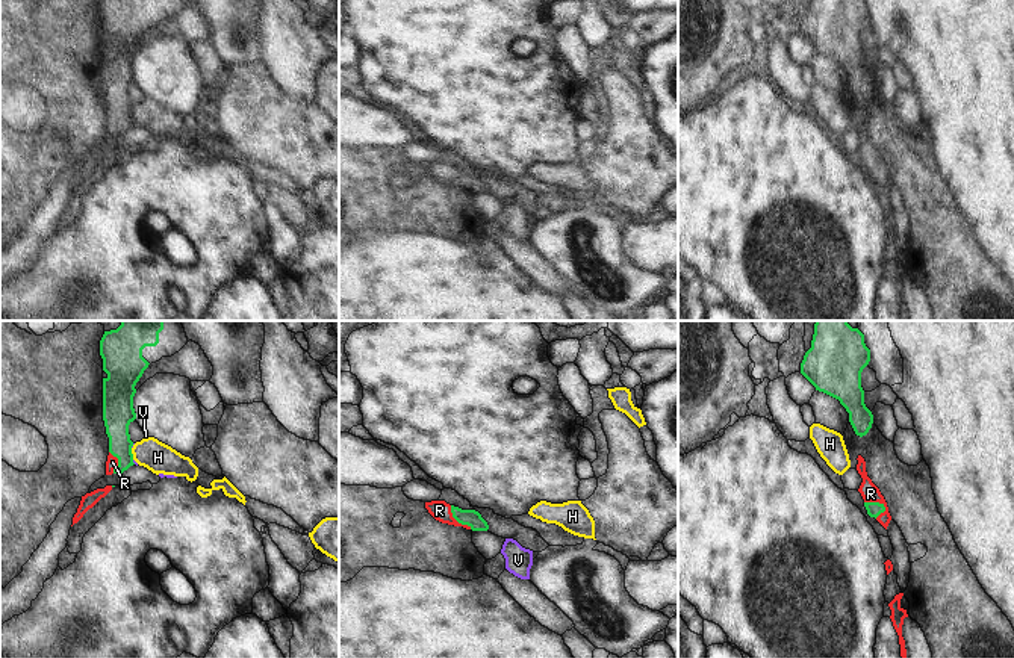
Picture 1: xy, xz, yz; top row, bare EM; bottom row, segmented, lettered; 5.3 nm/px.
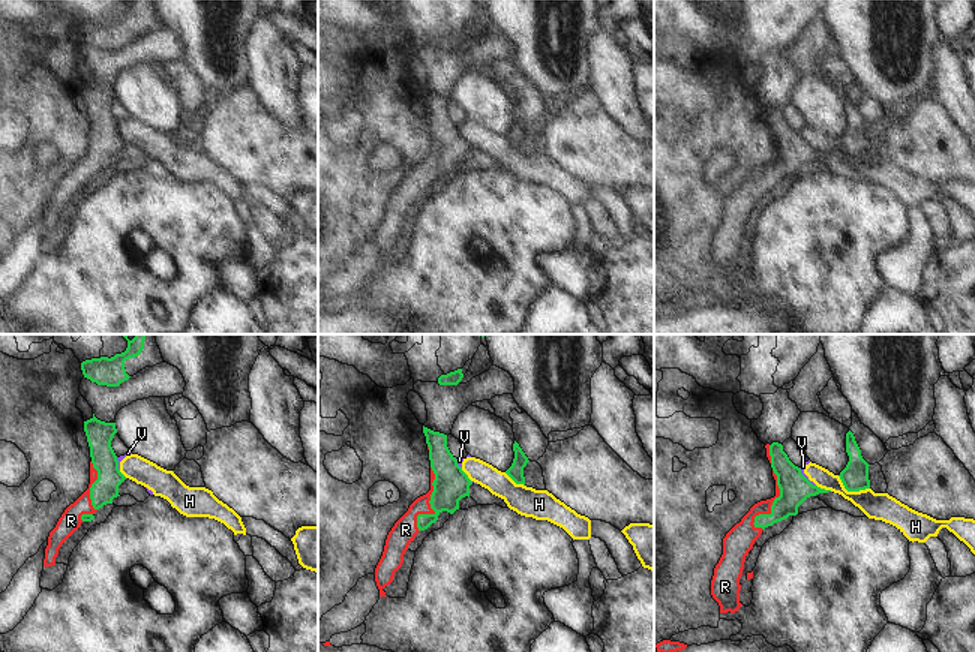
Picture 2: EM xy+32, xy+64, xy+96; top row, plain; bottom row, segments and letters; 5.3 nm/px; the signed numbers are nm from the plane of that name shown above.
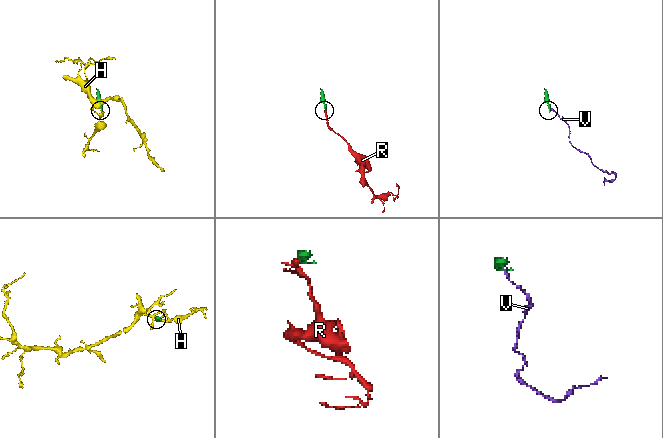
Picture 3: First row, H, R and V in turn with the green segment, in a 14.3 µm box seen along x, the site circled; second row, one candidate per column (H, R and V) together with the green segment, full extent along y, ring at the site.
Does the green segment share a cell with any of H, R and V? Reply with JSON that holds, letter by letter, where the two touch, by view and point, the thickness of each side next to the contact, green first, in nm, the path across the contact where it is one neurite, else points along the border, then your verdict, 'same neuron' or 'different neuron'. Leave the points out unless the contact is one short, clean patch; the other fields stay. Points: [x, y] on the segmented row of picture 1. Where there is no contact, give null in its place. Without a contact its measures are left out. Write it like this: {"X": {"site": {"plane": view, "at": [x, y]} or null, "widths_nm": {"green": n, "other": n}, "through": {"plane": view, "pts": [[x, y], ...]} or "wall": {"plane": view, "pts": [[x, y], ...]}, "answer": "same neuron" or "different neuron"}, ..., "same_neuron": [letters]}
{"H": {"site": {"plane": "xy", "at": [132, 454]}, "widths_nm": {"green": 170, "other": 160}, "answer": "different neuron"}, "R": {"site": {"plane": "yz", "at": [877, 502]}, "widths_nm": {"green": 80, "other": 100}, "answer": "same neuron"}, "V": {"site": {"plane": "xy", "at": [132, 462]}, "widths_nm": {"green": 150, "other": 20}, "wall": {"plane": "xy", "pts": [[132, 460], [135, 463]]}, "answer": "different neuron"}, "same_neuron": ["R"]}

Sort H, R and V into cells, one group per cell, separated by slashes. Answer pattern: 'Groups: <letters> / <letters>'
Groups: H V / R.

